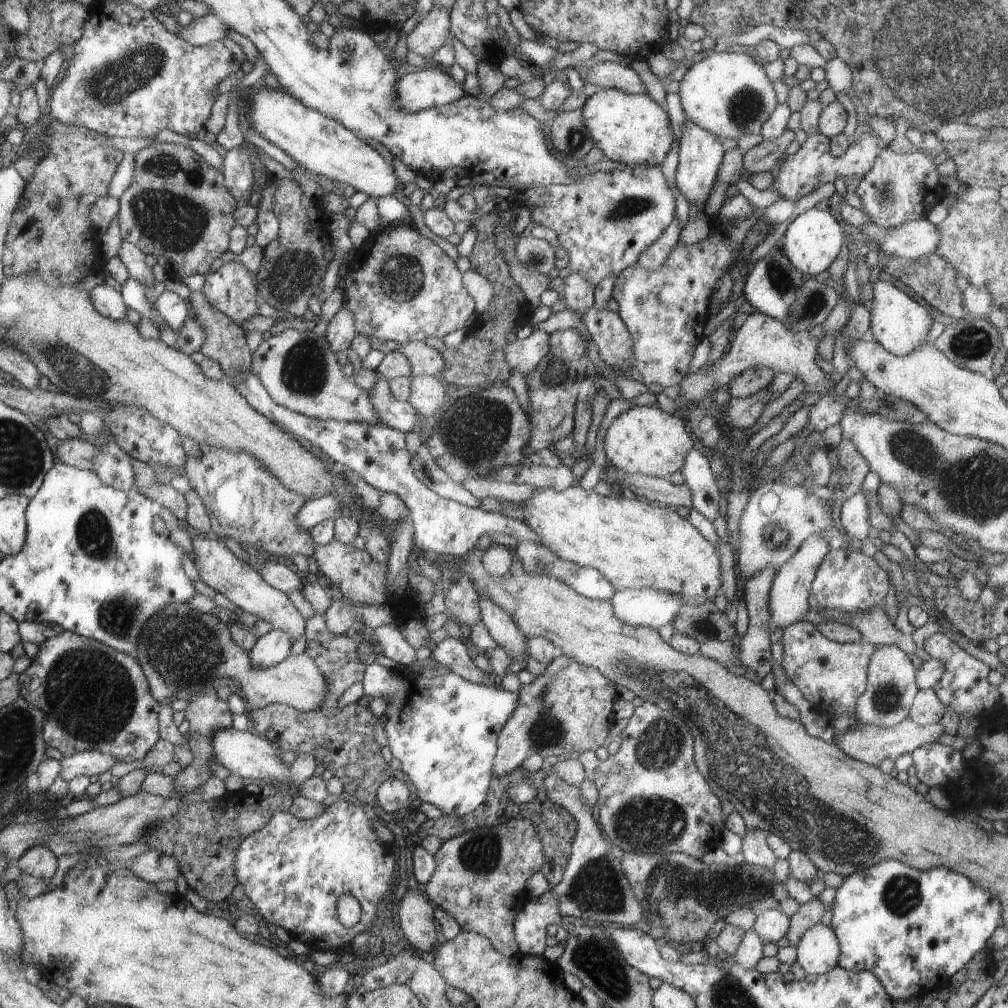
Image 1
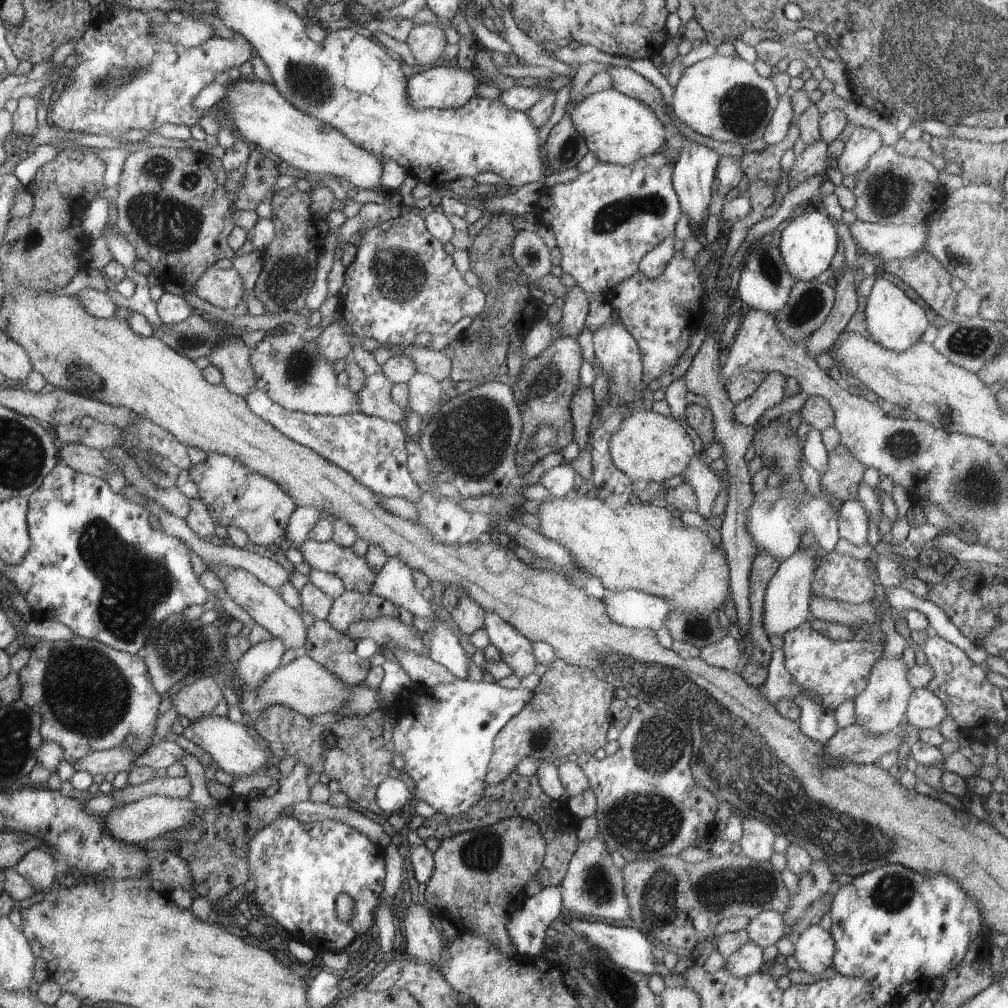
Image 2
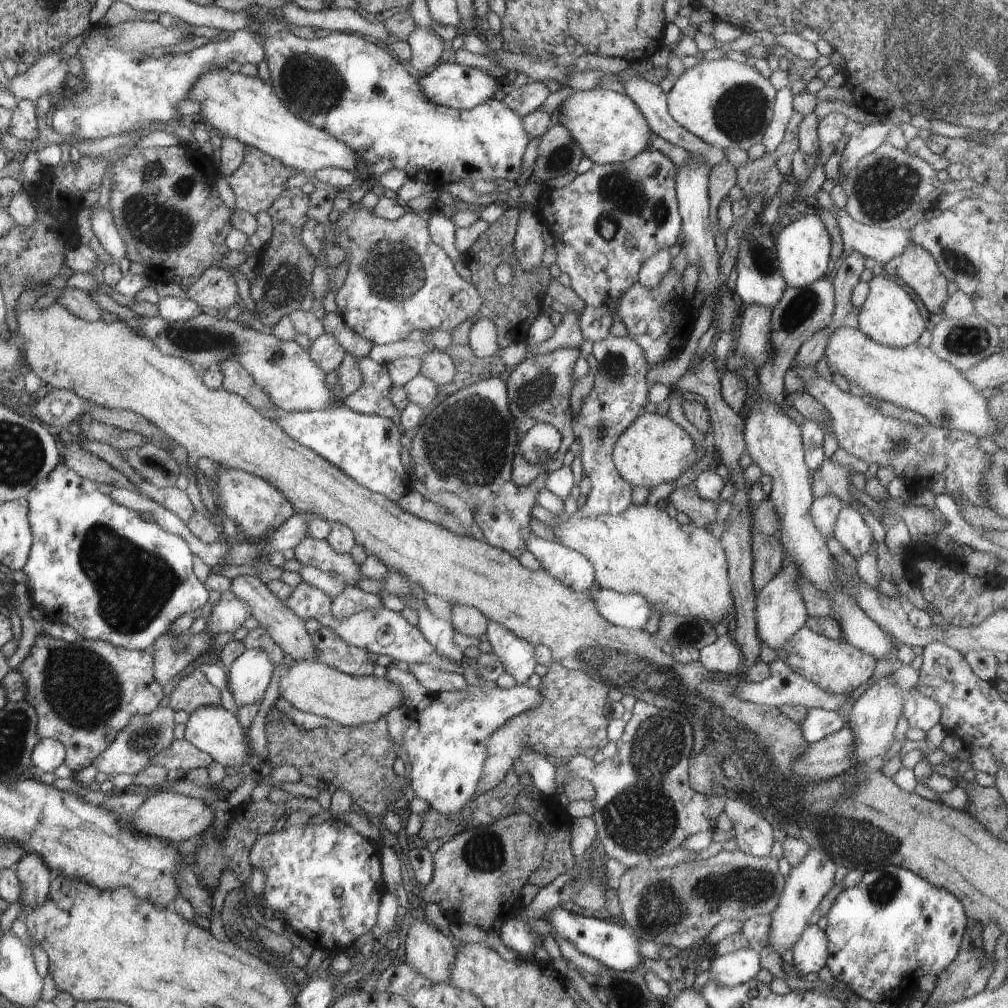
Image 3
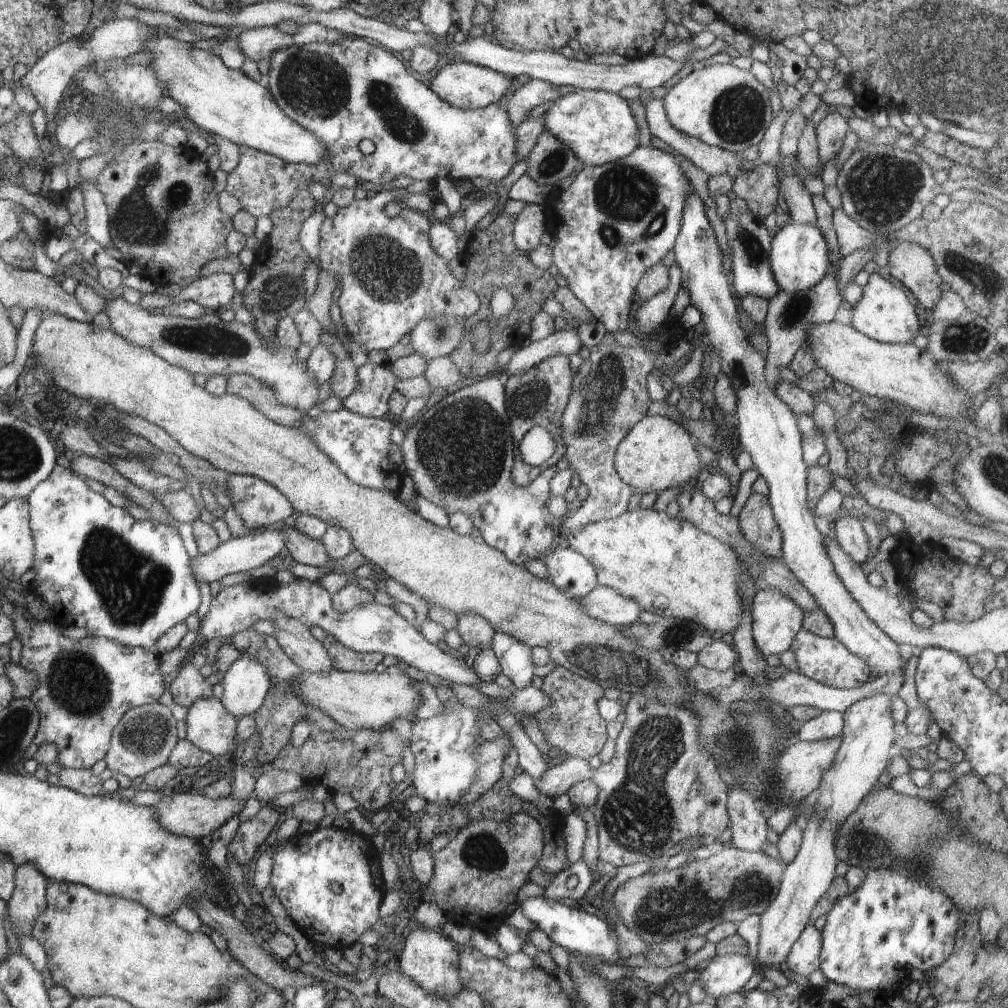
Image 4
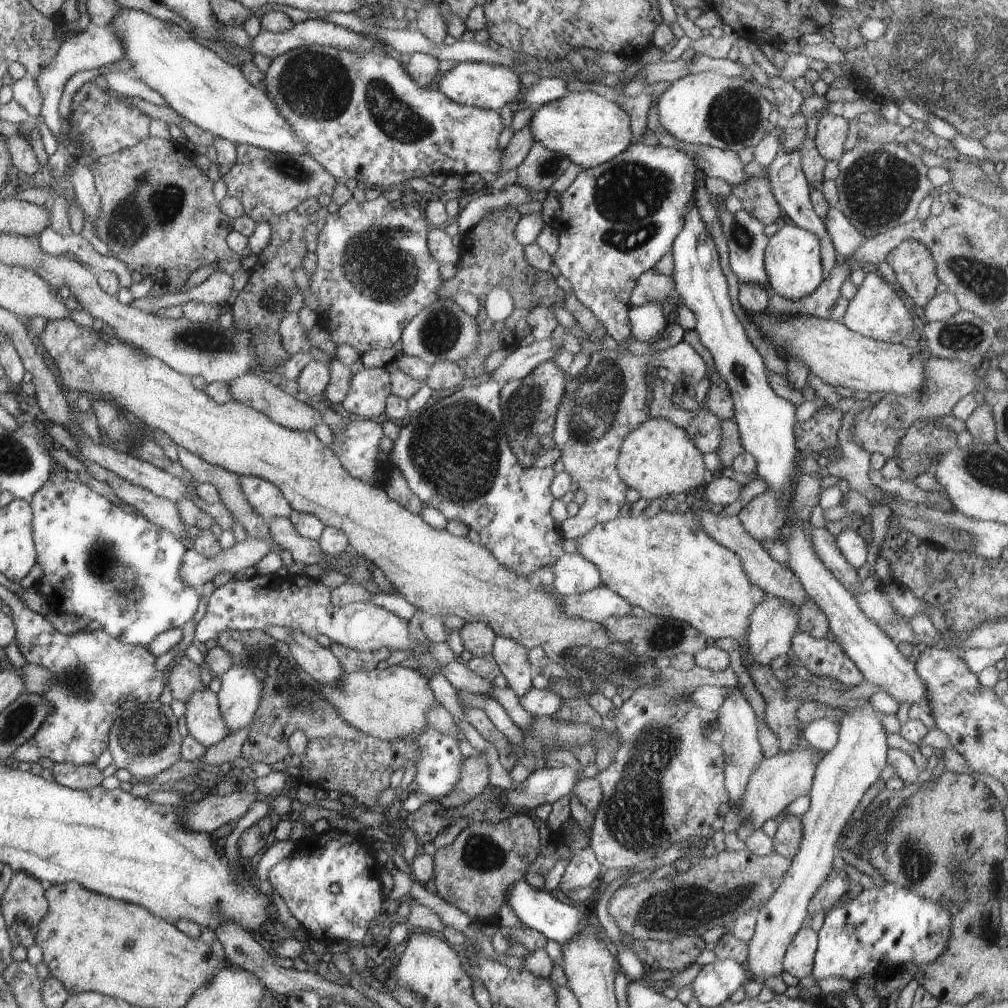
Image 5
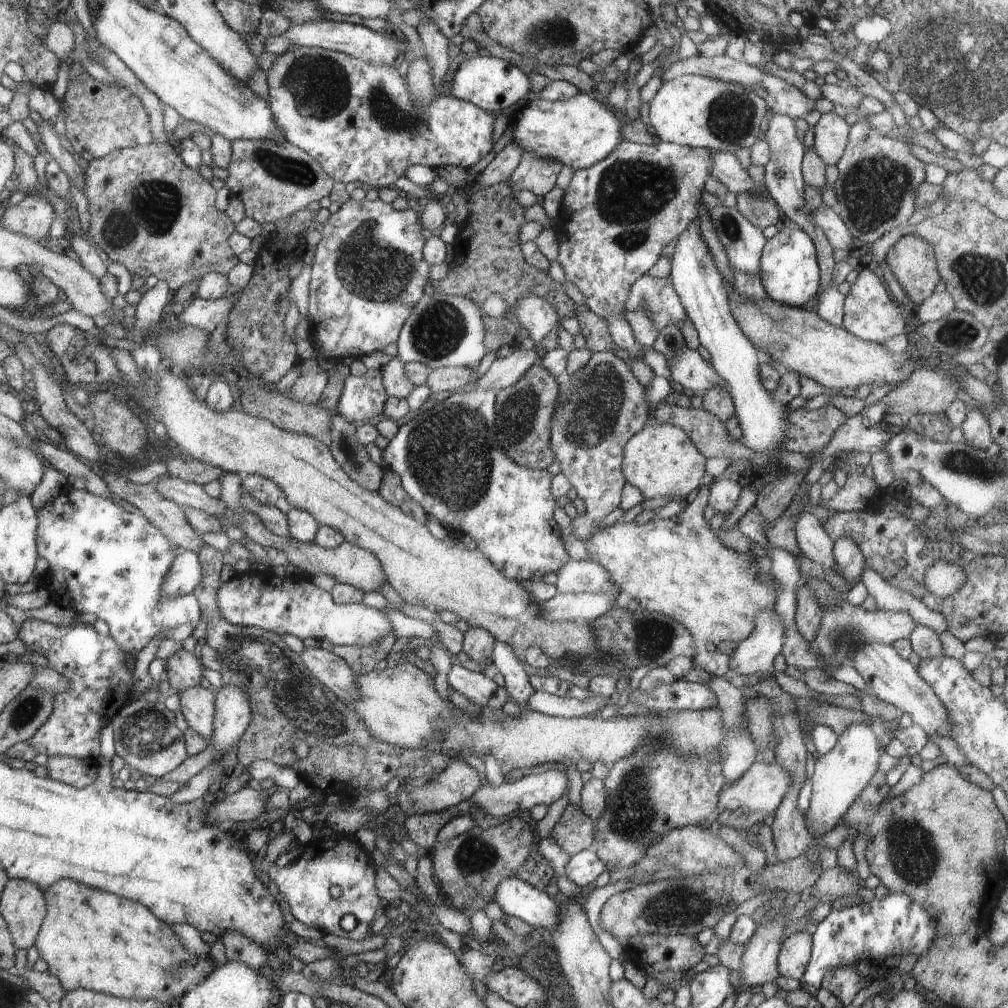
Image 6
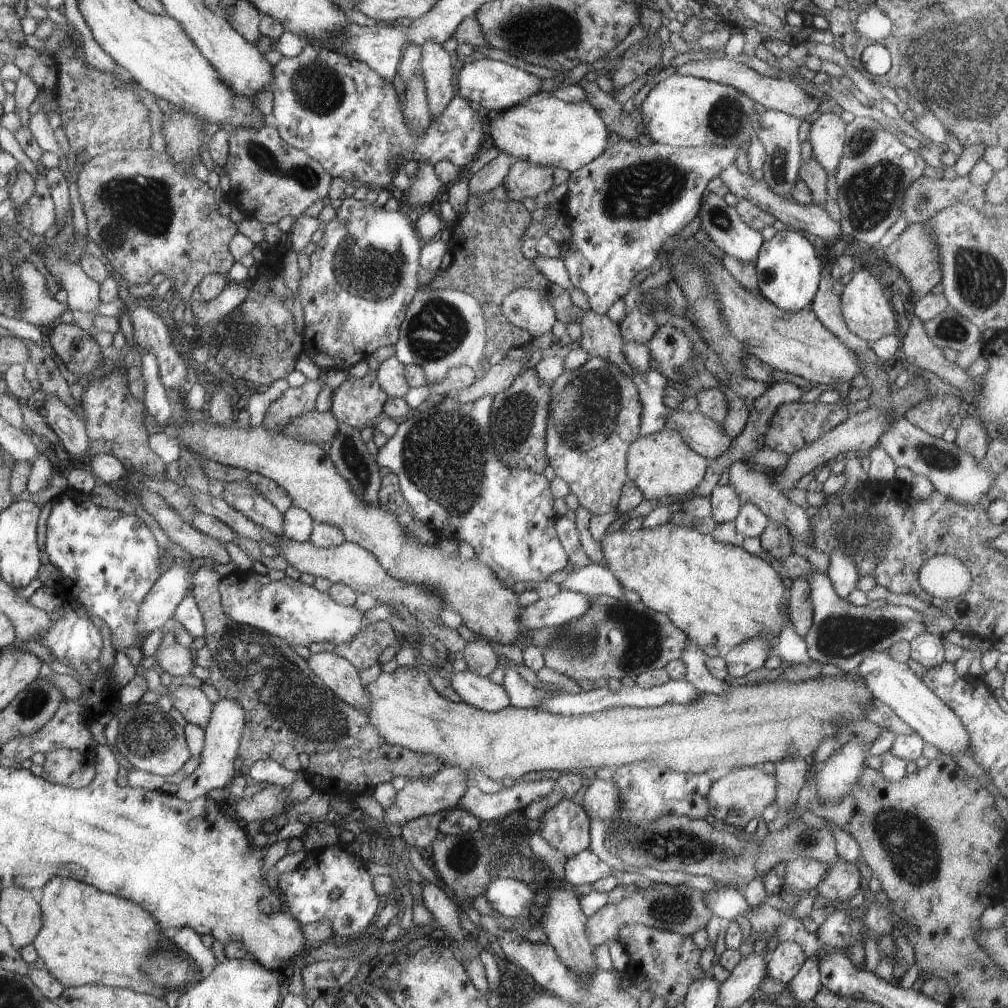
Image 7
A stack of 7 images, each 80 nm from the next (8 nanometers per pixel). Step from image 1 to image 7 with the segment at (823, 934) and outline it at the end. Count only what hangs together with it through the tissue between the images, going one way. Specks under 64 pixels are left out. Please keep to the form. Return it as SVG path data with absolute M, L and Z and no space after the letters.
M782 941L771 952L772 959L767 964L767 976L778 982L790 982L800 972L806 962L805 952L798 943Z

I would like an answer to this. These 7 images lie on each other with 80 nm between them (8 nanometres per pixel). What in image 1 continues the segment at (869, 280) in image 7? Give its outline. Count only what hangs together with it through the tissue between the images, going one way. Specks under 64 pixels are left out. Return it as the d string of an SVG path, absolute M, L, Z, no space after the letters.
M878 280L873 285L873 295L869 306L866 307L870 312L869 328L872 330L874 340L881 344L884 350L896 356L904 356L918 346L929 343L928 332L934 322L930 312L892 283Z

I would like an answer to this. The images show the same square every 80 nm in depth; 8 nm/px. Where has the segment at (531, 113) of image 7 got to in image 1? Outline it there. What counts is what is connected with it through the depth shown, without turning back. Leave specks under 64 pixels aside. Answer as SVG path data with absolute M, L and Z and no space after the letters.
M600 88L585 102L582 111L582 122L588 130L593 147L598 148L604 158L622 162L622 164L663 163L673 143L673 132L670 119L651 97L631 95L618 89Z

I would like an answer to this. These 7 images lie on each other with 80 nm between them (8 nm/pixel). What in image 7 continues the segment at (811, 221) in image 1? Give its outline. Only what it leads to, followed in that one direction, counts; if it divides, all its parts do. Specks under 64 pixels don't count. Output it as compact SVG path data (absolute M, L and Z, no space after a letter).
M779 227L771 240L763 242L754 262L758 277L757 290L779 309L795 313L809 308L822 278L823 264L819 255L811 237L800 231Z

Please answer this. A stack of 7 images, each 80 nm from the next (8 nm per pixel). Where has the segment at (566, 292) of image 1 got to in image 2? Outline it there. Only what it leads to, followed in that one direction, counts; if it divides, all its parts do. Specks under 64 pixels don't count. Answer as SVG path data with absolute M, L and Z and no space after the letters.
M577 285L568 288L568 290L558 332L560 337L572 337L577 340L585 328L584 321L588 316L590 301L586 293Z

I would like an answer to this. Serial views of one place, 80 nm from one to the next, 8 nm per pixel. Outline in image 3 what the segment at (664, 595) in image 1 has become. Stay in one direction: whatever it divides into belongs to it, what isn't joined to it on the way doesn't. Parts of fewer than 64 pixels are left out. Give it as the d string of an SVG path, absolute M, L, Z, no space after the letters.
M600 588L590 592L589 597L595 602L596 610L617 627L642 630L648 618L658 612L638 593L625 595L612 589Z

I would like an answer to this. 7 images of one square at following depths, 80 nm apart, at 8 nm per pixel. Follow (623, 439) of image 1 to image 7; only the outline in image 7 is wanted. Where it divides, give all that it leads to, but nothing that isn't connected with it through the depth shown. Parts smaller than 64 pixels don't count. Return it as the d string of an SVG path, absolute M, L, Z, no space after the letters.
M664 428L651 435L639 436L634 442L629 444L627 452L627 476L643 492L647 500L659 500L662 496L667 496L671 501L677 498L686 497L686 494L695 492L696 487L703 481L709 462L696 451L693 451L688 442L685 441L679 432L669 431Z

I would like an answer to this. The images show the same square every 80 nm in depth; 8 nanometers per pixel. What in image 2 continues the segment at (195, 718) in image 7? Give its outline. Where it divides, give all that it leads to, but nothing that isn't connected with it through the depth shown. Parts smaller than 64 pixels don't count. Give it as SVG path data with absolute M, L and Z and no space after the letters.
M208 715L190 722L183 735L208 752L219 768L232 776L253 775L258 768L267 767L267 758L271 754L266 744L254 737L242 723L220 715Z

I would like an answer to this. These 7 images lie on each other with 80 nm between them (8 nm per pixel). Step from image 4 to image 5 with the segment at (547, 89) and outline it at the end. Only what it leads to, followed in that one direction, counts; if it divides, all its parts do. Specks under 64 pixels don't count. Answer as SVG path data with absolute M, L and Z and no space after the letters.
M541 77L537 84L534 84L528 92L520 96L519 103L515 108L519 109L528 105L532 108L537 108L547 102L561 99L569 92L566 89L566 85L567 82L562 77Z

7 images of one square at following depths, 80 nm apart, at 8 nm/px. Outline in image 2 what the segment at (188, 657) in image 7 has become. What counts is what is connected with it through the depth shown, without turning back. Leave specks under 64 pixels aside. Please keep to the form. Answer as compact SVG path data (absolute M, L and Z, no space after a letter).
M204 674L198 677L194 682L184 685L184 687L172 696L172 704L174 705L174 710L178 715L186 716L189 718L190 722L197 721L199 718L208 715L220 715L223 717L228 717L228 704L220 692L220 687L216 684L213 676L210 674Z

